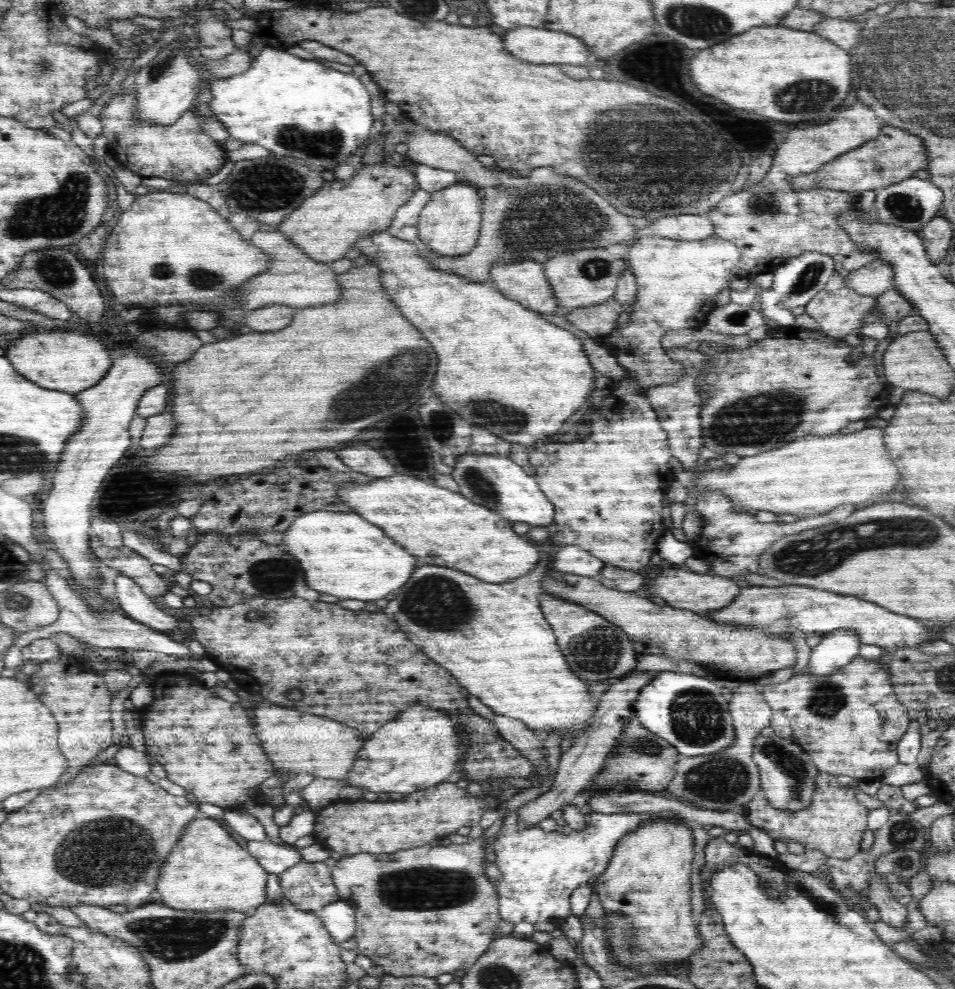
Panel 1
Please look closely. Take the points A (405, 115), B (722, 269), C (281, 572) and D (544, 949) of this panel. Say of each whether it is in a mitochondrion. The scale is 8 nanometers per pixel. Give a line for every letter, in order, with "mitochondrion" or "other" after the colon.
A: other
B: other
C: mitochondrion
D: other

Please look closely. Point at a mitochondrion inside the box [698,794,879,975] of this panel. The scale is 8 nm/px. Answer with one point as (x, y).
(819, 903)

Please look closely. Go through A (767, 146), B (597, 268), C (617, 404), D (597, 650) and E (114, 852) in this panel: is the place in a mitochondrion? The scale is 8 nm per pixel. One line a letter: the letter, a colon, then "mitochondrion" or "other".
A: other
B: mitochondrion
C: other
D: mitochondrion
E: mitochondrion

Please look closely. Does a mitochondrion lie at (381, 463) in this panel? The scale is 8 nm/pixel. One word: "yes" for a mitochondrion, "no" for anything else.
no

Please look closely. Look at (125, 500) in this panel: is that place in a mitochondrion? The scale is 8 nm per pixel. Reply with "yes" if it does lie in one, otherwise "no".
yes

